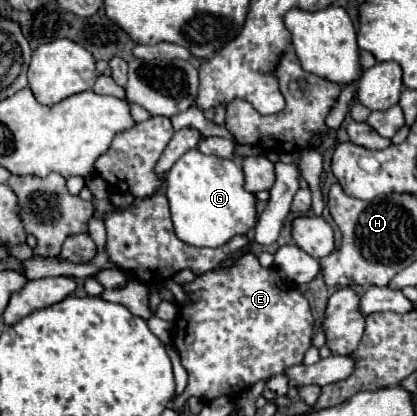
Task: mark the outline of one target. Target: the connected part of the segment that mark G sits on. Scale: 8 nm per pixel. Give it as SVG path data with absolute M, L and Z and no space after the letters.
M187 151L167 173L165 195L171 207L175 233L195 247L221 247L235 235L249 233L257 223L255 195L243 187L243 167L233 159Z

